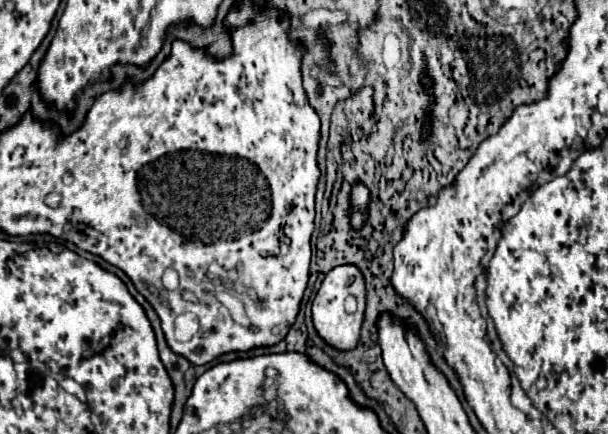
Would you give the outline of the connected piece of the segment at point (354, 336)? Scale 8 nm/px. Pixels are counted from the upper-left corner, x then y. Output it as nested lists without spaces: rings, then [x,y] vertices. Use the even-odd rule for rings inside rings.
[[[340,264],[326,274],[320,290],[316,292],[316,298],[312,304],[314,328],[320,334],[320,338],[324,338],[330,346],[338,350],[350,350],[358,344],[360,326],[364,320],[364,308],[366,308],[366,288],[364,288],[364,276],[360,268],[356,264]],[[348,296],[354,296],[358,300],[358,308],[352,314],[348,314],[344,308],[344,302]]]

